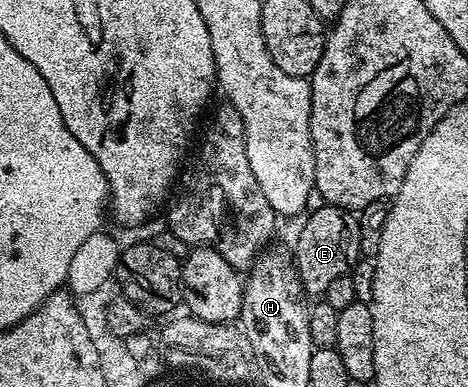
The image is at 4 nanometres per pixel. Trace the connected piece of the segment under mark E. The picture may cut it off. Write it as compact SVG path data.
M333 206L309 213L302 222L298 241L292 251L294 269L298 271L302 291L307 297L318 298L326 293L335 278L349 276L354 264L360 259L360 226L353 211Z

